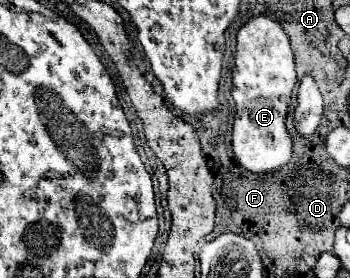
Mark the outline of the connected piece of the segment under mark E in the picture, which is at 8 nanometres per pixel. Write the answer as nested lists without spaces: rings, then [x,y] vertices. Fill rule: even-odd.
[[[266,16],[250,18],[236,34],[232,70],[232,98],[236,102],[232,152],[248,172],[274,172],[290,160],[292,138],[286,132],[286,114],[294,86],[294,54],[282,26]]]

